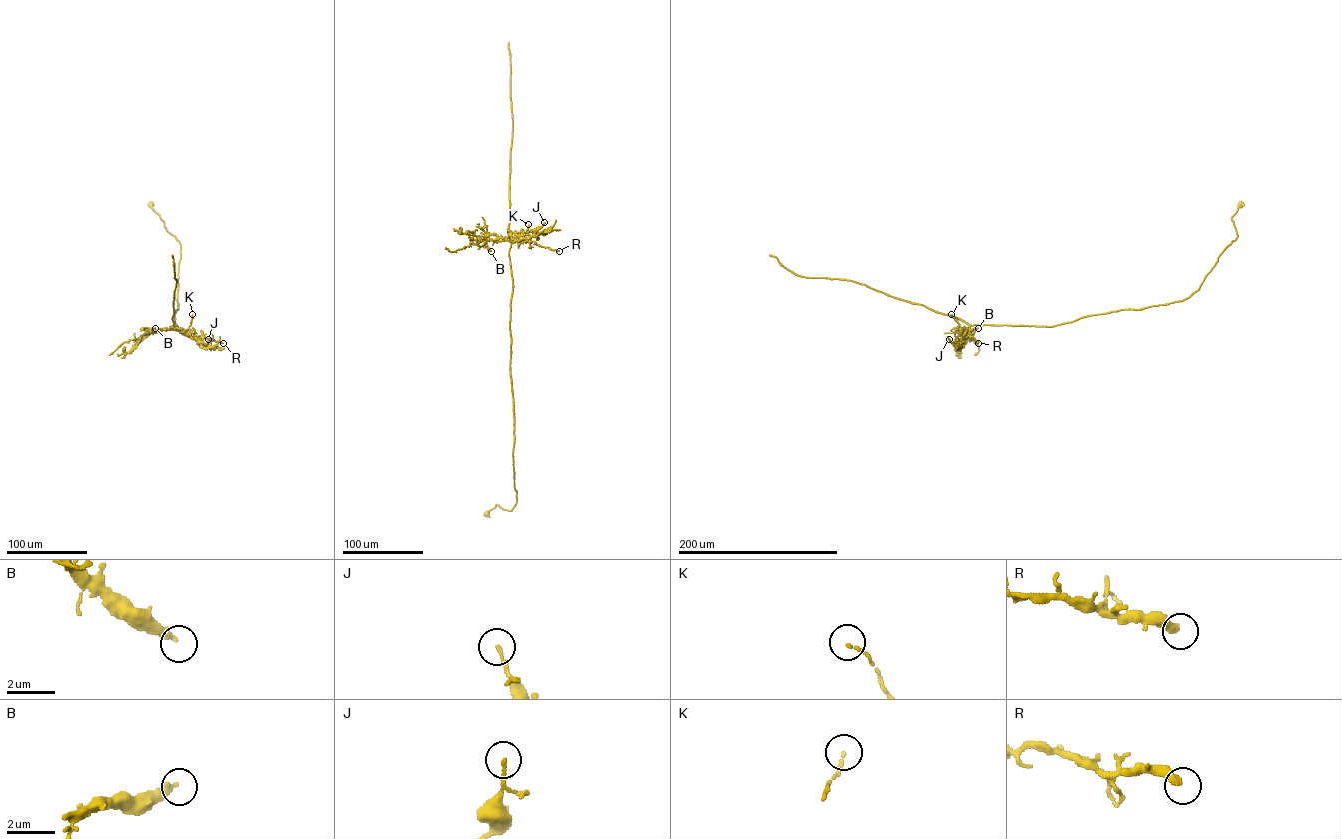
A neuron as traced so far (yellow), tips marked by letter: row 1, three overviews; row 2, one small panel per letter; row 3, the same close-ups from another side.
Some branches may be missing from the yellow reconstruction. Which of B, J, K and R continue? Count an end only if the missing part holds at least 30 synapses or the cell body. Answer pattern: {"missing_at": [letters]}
{"missing_at": []}

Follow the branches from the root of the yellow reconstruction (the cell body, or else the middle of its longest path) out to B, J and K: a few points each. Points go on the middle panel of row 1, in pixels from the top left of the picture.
B: (487, 514), (496, 504), (511, 510), (517, 500), (510, 371), (513, 242), (487, 240), (491, 251)
J: (487, 514), (496, 504), (511, 510), (517, 500), (509, 248), (512, 243), (534, 236), (544, 222)
K: (487, 514), (496, 504), (511, 510), (517, 500), (509, 250), (512, 243), (526, 234), (528, 224)

